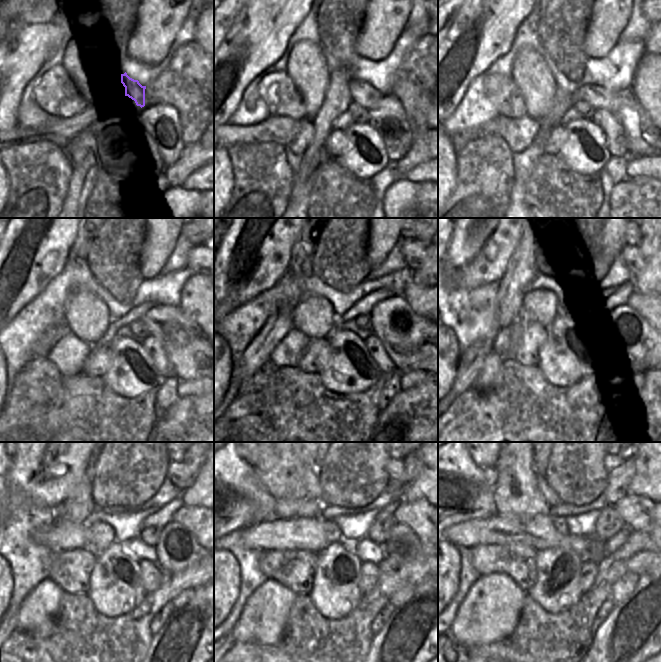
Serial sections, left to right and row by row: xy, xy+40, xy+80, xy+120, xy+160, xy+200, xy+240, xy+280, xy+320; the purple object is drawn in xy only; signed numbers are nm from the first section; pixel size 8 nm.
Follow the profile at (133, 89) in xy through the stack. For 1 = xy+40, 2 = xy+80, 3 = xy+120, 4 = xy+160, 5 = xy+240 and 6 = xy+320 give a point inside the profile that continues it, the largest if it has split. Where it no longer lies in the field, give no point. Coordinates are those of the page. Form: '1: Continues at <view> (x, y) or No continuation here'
1: Continues at xy+40 (364, 94)
2: Continues at xy+80 (601, 99)
3: Continues at xy+120 (160, 321)
4: Continues at xy+160 (387, 318)
5: Continues at xy+240 (175, 541)
6: Continues at xy+320 (631, 531)

